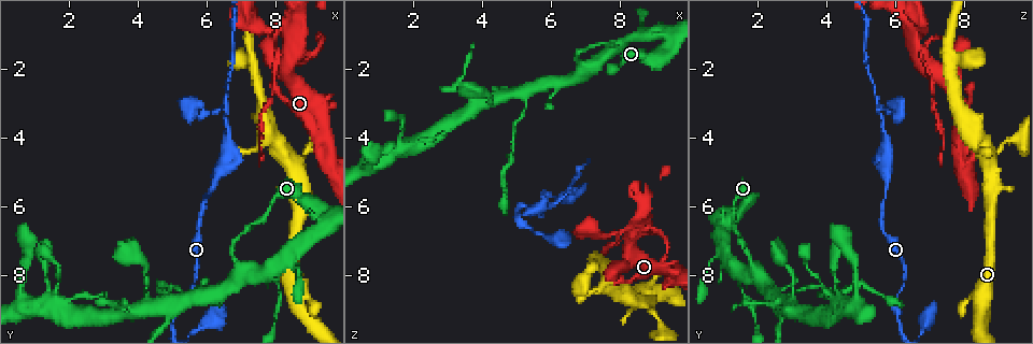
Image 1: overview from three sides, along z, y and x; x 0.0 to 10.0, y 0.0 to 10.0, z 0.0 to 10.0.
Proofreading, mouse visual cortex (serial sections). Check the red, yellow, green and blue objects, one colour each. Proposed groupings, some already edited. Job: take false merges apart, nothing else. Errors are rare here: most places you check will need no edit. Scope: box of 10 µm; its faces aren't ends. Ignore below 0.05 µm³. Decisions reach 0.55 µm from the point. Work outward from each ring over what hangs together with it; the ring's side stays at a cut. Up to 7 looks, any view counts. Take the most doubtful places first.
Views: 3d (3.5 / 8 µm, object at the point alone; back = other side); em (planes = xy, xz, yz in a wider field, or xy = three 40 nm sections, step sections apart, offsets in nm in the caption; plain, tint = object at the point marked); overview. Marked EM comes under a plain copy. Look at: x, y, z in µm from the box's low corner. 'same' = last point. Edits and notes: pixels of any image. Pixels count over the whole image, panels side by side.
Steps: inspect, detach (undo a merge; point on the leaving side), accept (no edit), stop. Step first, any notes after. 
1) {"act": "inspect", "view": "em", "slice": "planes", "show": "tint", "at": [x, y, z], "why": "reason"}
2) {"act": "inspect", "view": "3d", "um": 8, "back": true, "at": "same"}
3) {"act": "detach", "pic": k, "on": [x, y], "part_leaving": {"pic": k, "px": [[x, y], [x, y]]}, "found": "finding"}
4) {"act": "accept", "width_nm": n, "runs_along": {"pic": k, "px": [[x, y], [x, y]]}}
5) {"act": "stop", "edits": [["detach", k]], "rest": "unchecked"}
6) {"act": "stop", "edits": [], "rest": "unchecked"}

{"act": "inspect", "view": "3d", "um": 3.5, "at": [0.70, 8.85, 4.90], "why": "abrupt turn"}

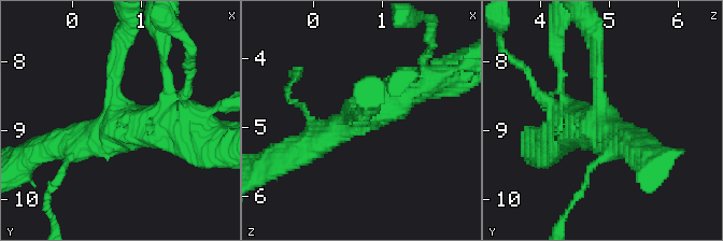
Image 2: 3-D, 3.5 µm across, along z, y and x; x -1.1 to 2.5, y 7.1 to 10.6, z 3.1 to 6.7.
{"act": "inspect", "view": "em", "slice": "planes", "show": "tint", "at": [0.70, 8.85, 4.90], "arms": 3, "arm_widths_nm": [200, 400, 500]}

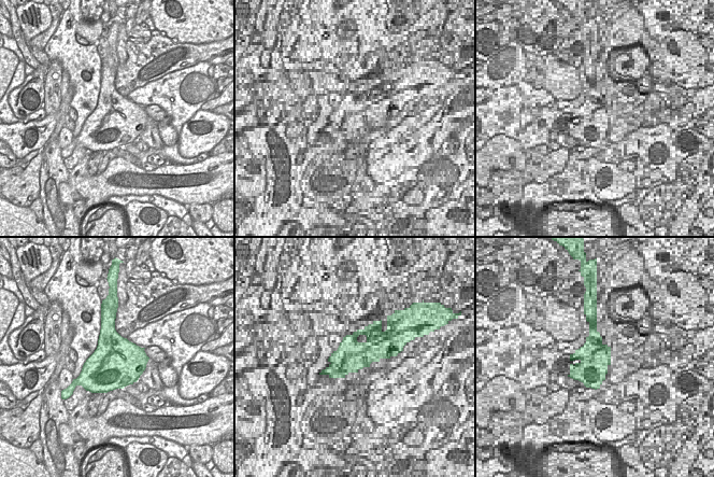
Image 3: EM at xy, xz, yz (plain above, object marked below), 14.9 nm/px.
{"act": "accept", "width_nm": 750, "runs_along": {"pic": 2, "px": [[183, 130], [133, 130], [113, 111], [119, 51]]}, "found": "one cell here"}

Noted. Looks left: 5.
{"act": "inspect", "view": "3d", "um": 3.5, "at": [6.20, 5.30, 5.75], "why": "sudden change in width"}

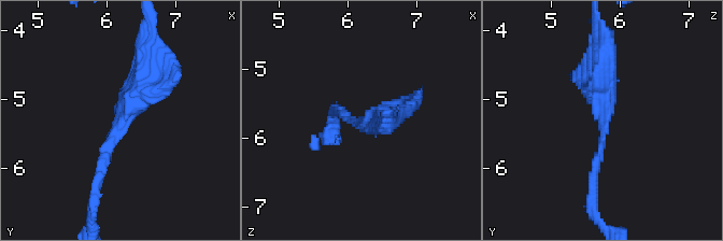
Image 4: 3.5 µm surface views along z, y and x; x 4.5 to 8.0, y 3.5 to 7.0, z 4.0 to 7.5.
{"act": "inspect", "view": "em", "slice": "xy", "step": 2, "show": "tint", "at": [6.25, 5.25, 5.80], "arm_widths_nm": [150, 350]}

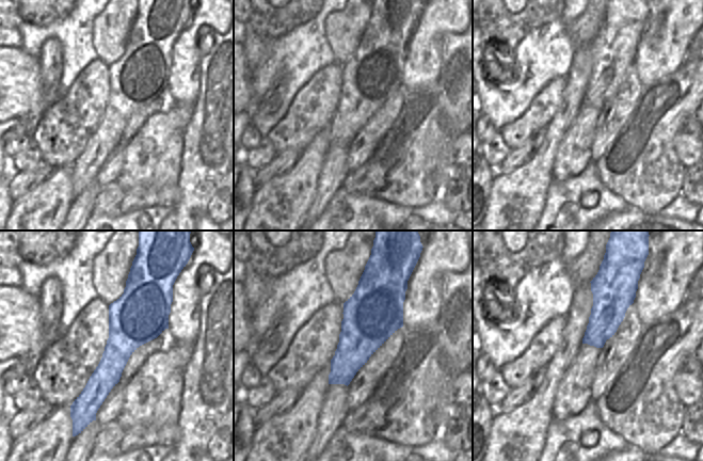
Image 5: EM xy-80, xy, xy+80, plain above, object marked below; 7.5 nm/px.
{"act": "accept", "runs_along": {"pic": 5, "px": [[133, 283], [92, 416]]}, "found": "one cell here"}

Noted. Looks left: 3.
{"act": "inspect", "view": "3d", "um": 8, "back": true, "at": [6.60, 3.20, 5.50], "why": "abrupt turn"}

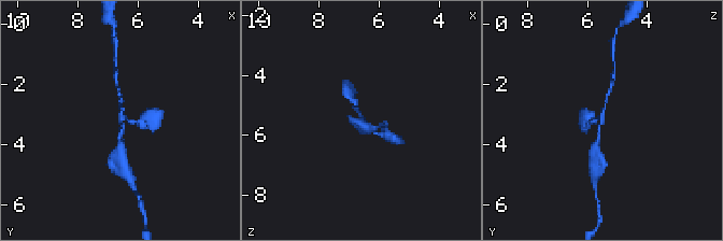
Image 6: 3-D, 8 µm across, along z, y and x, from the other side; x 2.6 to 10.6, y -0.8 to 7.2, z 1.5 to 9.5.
{"act": "inspect", "view": "em", "slice": "xy", "step": 1, "show": "tint", "at": "same", "arms": 3, "arm_widths_nm": [100, 150, 150]}

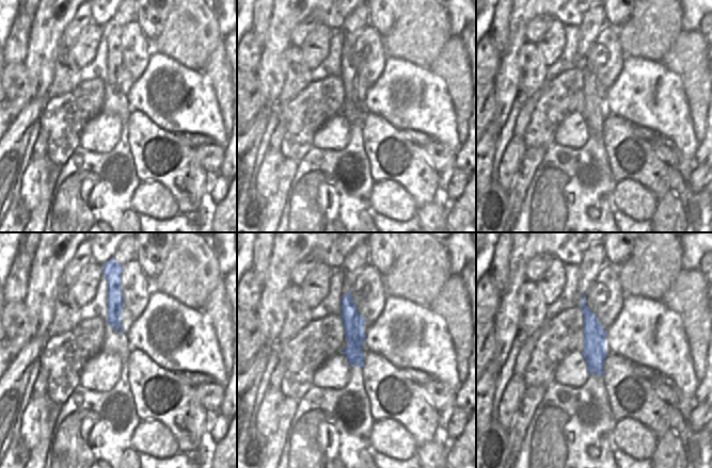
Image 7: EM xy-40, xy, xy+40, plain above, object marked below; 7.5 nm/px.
{"act": "accept", "runs_along": {"pic": 6, "px": [[121, 147], [121, 118], [138, 123], [144, 115]]}, "found": "continuous, no second cell"}

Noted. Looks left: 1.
{"act": "stop", "edits": [], "rest": "unchecked"}

